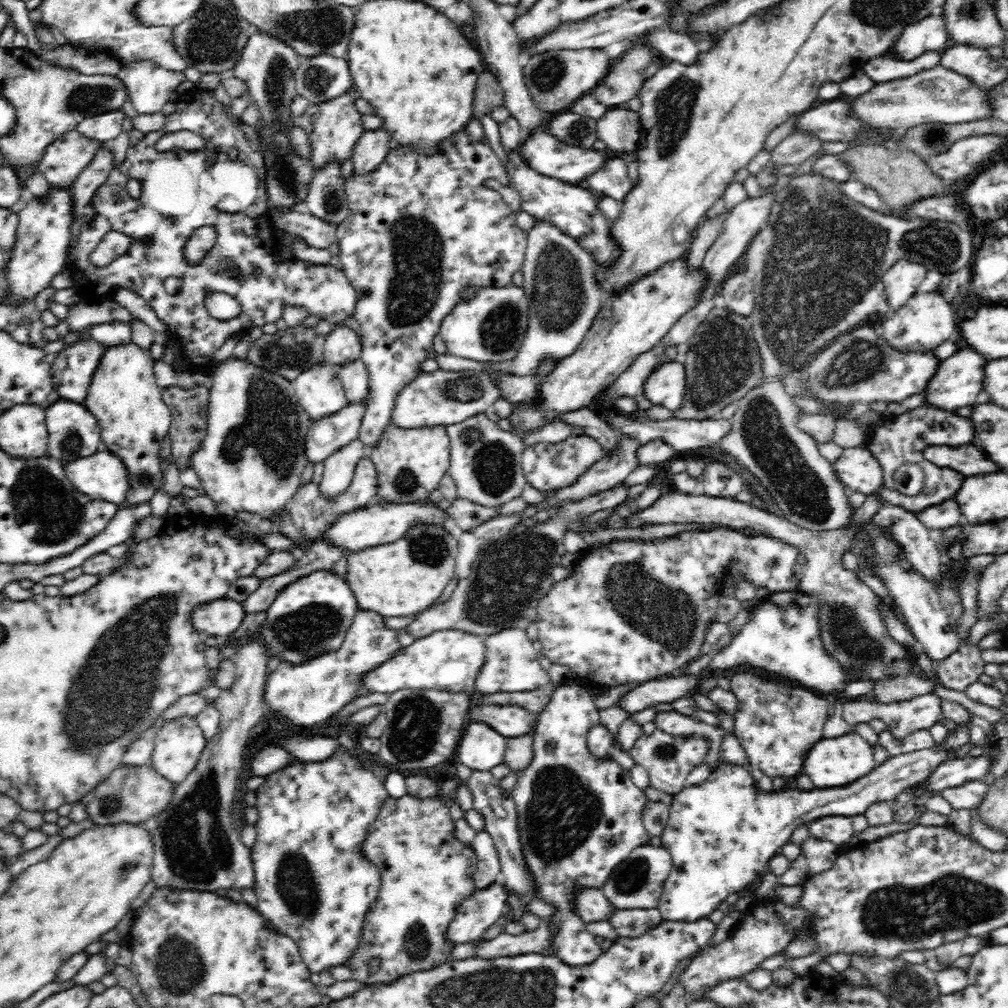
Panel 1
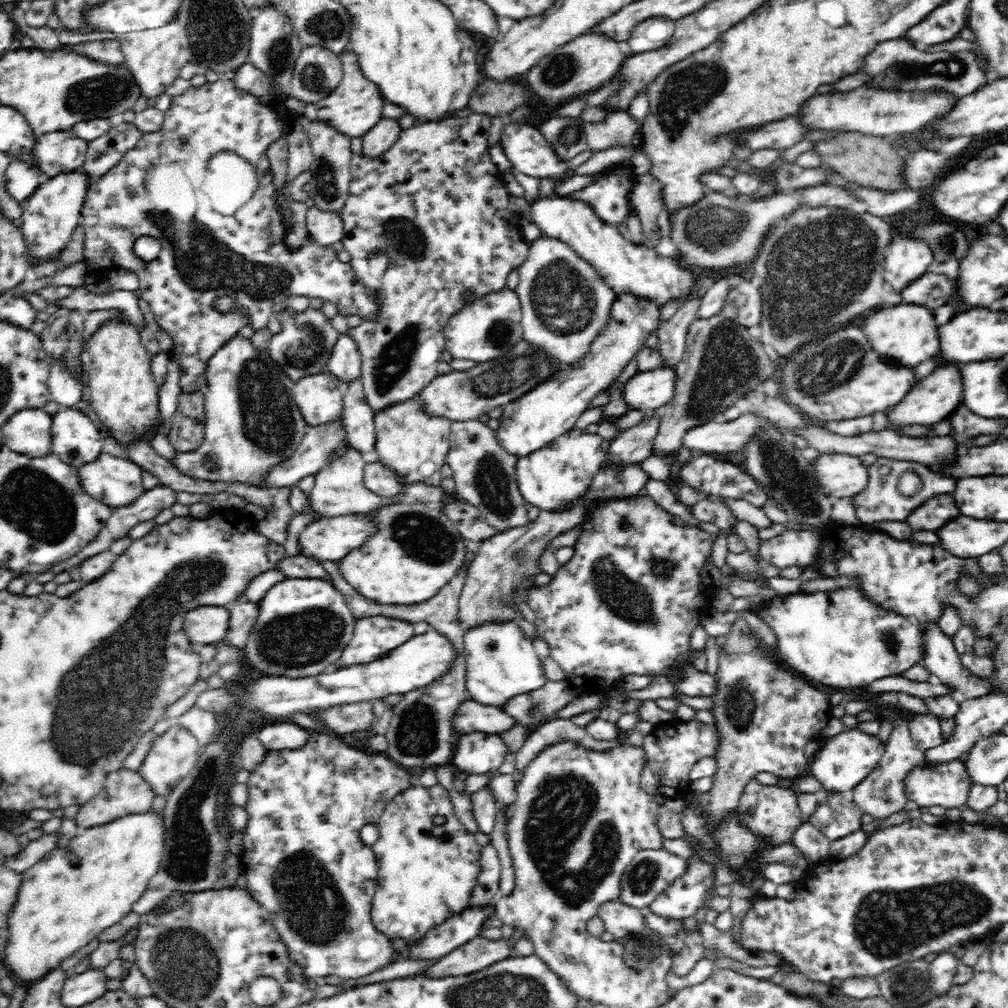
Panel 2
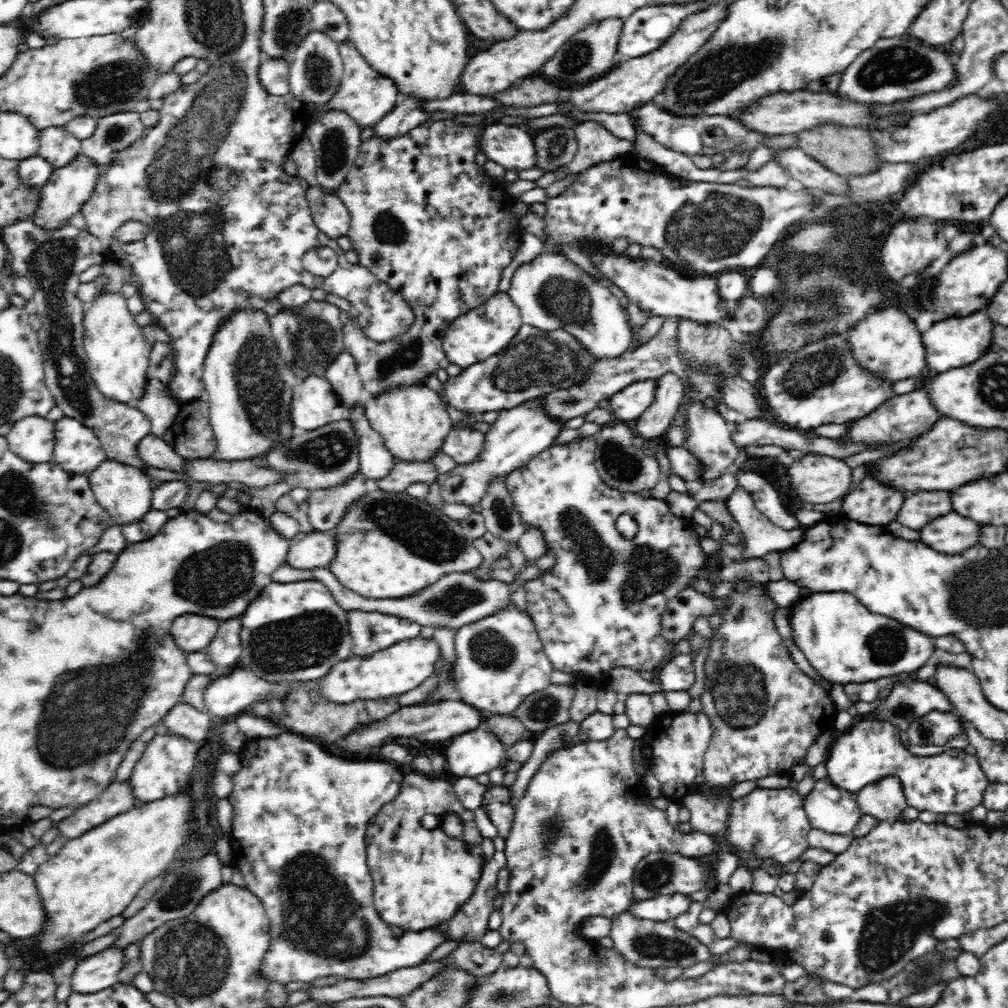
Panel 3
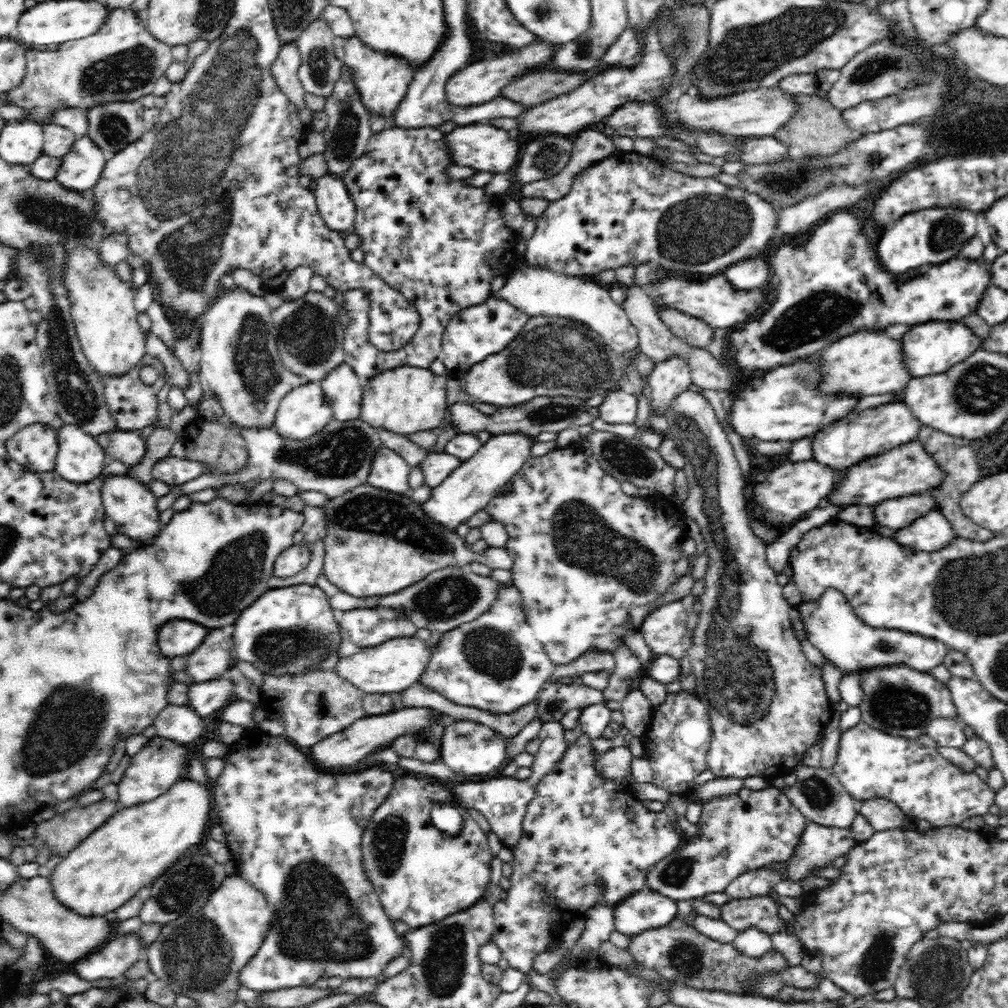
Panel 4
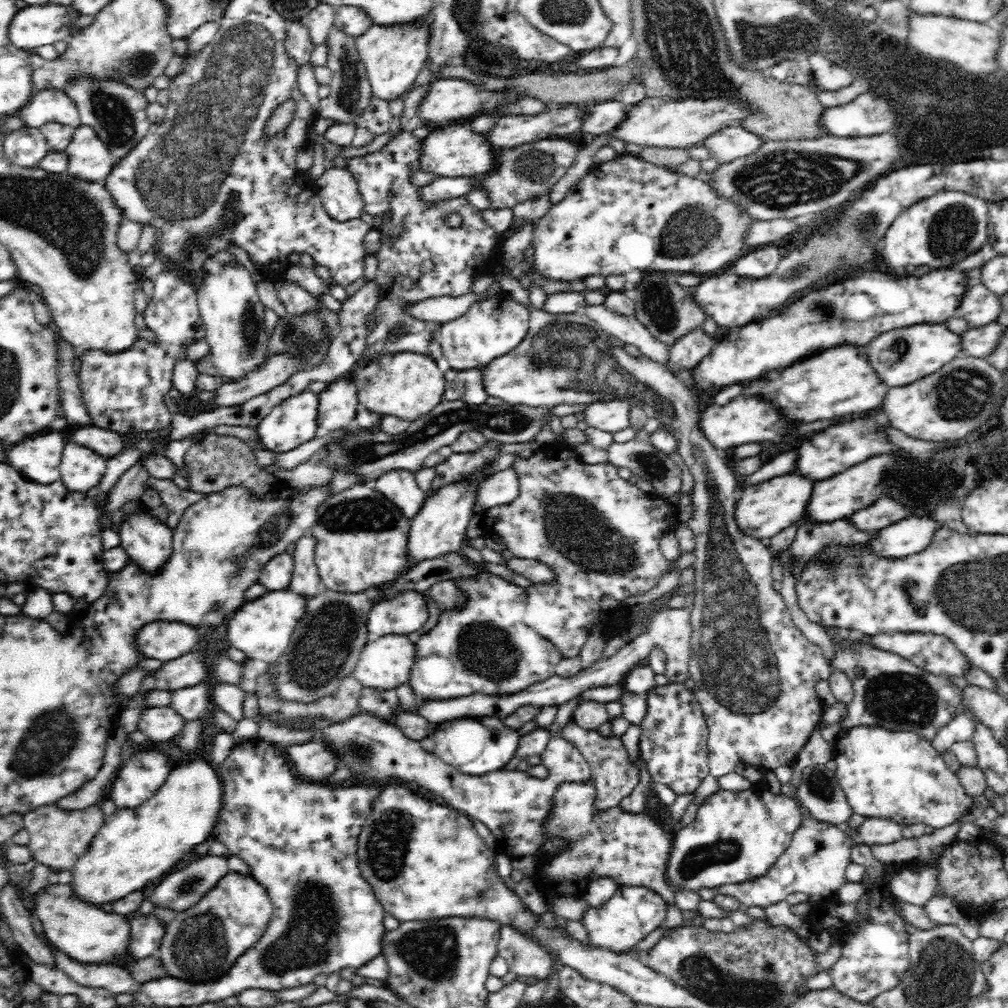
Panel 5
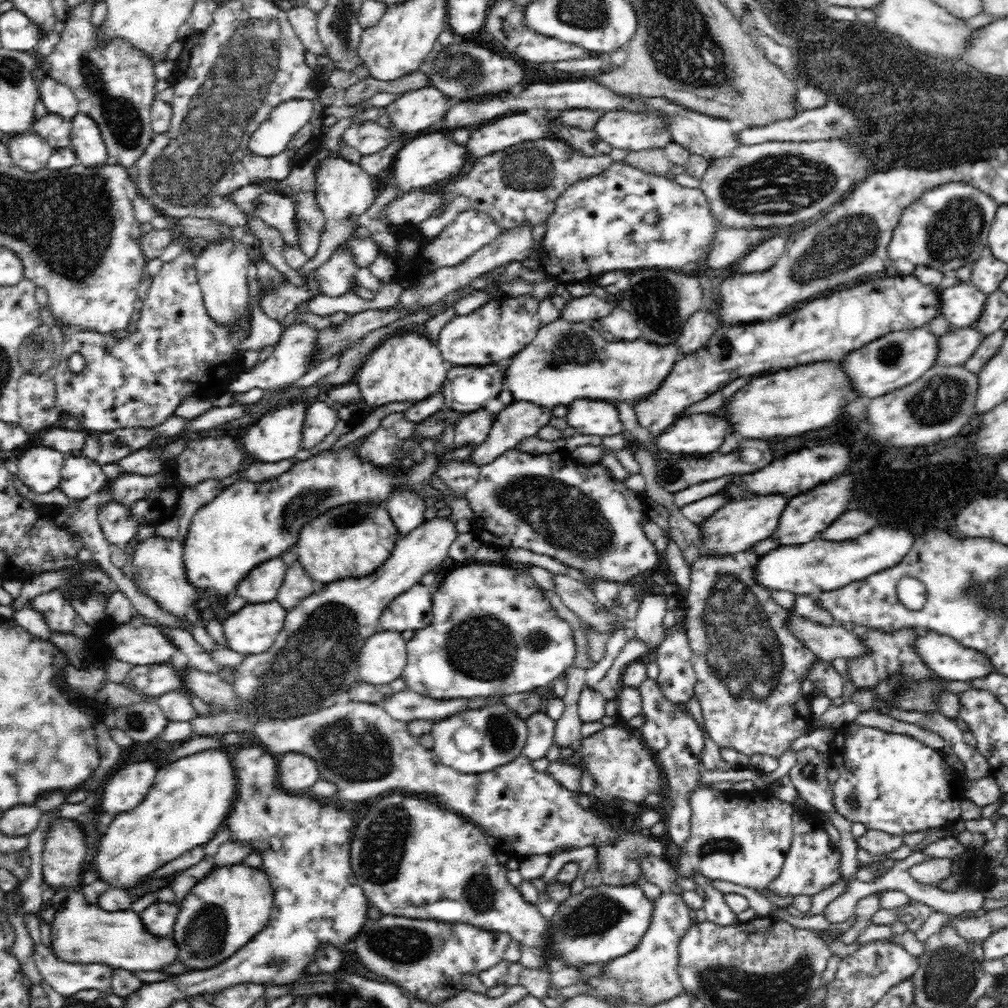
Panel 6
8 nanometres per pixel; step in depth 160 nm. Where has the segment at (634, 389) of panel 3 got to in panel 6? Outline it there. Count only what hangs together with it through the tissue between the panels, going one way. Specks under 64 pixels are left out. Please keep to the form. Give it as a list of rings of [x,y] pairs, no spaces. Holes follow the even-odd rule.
[[[582,399],[568,406],[568,424],[576,432],[601,437],[625,433],[620,410],[608,402],[598,399]]]

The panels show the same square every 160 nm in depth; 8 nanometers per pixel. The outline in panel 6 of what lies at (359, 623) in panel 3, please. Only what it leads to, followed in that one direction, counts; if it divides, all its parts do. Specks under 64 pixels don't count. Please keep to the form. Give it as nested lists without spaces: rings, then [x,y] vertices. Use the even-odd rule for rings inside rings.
[[[420,583],[411,586],[389,603],[380,615],[379,628],[398,633],[418,631],[430,626],[433,620],[433,592]]]

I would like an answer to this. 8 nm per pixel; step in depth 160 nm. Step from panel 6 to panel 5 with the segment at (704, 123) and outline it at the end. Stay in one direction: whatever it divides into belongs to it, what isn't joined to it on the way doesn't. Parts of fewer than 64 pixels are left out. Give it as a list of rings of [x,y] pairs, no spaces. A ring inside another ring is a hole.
[[[731,127],[700,144],[708,148],[711,157],[722,164],[732,162],[736,158],[752,156],[765,142],[758,134],[749,132],[744,127]]]

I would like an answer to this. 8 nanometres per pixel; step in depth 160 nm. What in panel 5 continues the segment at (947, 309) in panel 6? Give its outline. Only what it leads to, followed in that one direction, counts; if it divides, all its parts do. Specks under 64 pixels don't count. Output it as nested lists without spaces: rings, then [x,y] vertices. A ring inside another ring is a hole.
[[[984,283],[970,286],[965,291],[964,300],[958,306],[956,318],[968,321],[973,327],[981,327],[991,322],[1002,314],[1002,301],[1000,295],[996,294]]]

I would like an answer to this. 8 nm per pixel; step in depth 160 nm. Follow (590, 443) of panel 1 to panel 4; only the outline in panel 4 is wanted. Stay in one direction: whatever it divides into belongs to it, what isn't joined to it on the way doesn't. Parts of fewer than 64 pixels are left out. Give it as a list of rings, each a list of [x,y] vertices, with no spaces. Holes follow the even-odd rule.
[[[554,448],[544,456],[529,458],[526,464],[509,480],[509,489],[504,493],[498,493],[486,505],[485,511],[507,527],[510,539],[505,549],[513,559],[513,586],[521,593],[526,621],[530,623],[533,634],[542,643],[548,658],[554,665],[570,664],[588,652],[614,654],[620,646],[625,645],[626,632],[640,631],[646,618],[652,614],[652,608],[666,594],[666,590],[672,588],[678,582],[678,578],[690,576],[693,569],[695,558],[681,550],[682,542],[687,535],[684,522],[666,514],[666,506],[660,506],[656,502],[650,504],[648,500],[640,500],[640,497],[625,494],[620,488],[620,482],[602,470],[596,458],[584,450],[578,452],[572,448],[564,448],[564,452],[560,452],[560,448]]]

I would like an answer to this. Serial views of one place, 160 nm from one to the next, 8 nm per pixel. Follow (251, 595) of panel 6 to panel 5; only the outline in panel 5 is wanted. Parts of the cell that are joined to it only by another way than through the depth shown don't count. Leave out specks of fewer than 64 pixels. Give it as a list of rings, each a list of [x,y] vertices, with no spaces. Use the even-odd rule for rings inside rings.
[[[281,553],[265,565],[258,584],[266,587],[267,592],[288,589],[294,575],[295,561],[292,554]]]

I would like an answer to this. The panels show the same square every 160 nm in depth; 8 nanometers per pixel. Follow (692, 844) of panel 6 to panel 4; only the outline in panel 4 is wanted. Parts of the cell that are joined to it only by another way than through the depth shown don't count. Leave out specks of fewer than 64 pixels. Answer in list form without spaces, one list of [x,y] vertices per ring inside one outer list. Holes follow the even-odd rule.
[[[776,782],[760,790],[742,788],[736,796],[722,796],[710,801],[702,806],[702,814],[697,822],[700,834],[685,837],[684,844],[674,852],[673,857],[664,857],[646,871],[646,890],[657,892],[675,901],[725,892],[730,882],[743,872],[790,860],[796,848],[800,846],[802,832],[809,822],[790,801],[790,797],[784,793],[781,785]]]

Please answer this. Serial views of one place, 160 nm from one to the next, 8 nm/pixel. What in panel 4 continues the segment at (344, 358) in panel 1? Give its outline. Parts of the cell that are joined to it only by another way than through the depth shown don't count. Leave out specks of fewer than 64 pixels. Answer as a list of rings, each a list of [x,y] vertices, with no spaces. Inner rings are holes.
[[[346,362],[333,368],[320,381],[326,400],[334,409],[334,419],[358,419],[361,413],[364,382]]]

